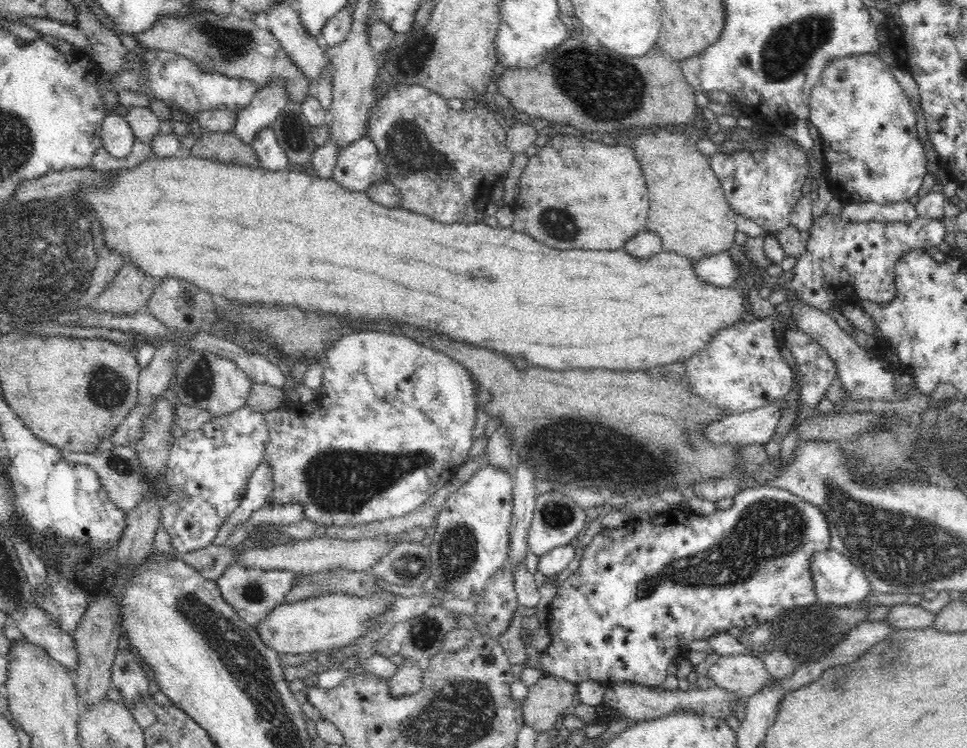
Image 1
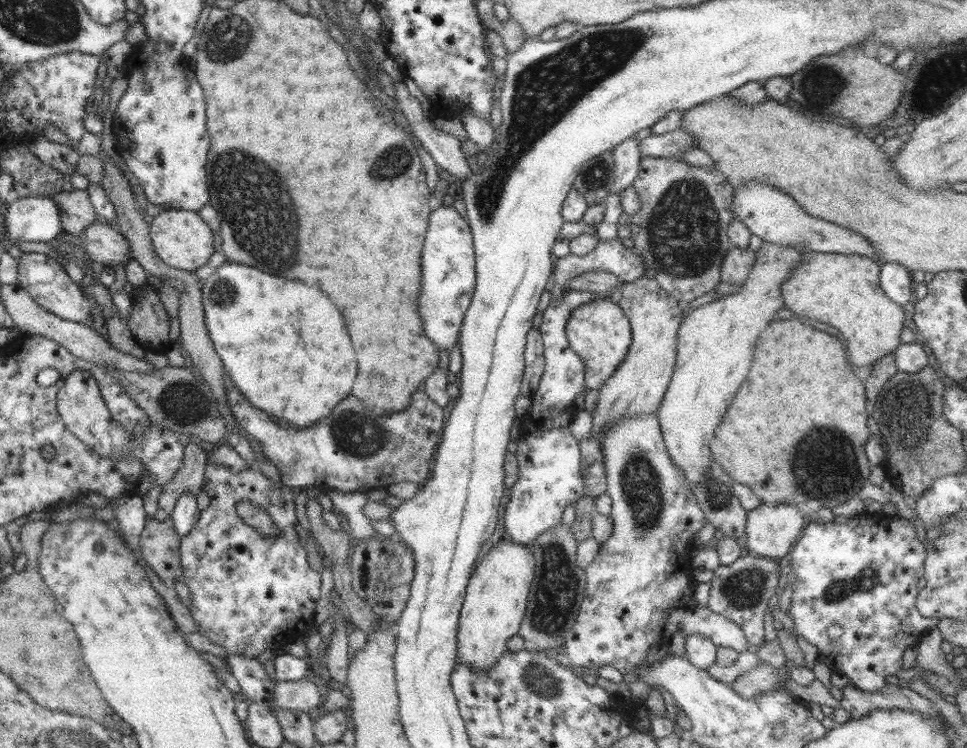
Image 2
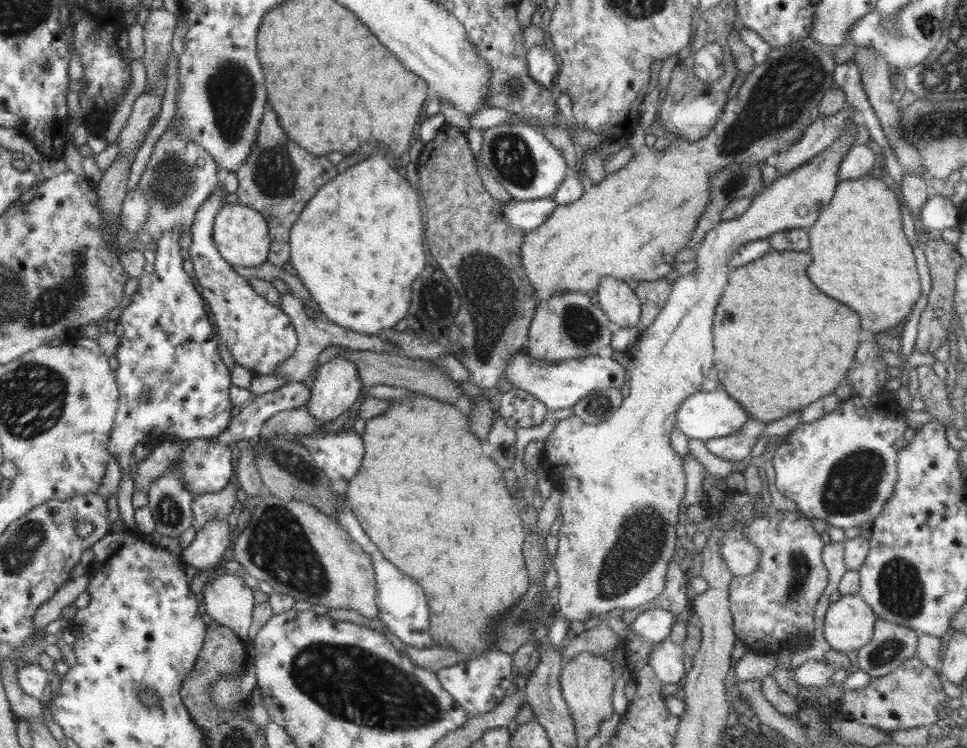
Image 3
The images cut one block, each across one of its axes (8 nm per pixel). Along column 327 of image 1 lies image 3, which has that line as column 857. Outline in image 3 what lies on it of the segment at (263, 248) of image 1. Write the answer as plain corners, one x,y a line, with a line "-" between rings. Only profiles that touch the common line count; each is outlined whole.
871,174
853,180
840,181
836,185
834,196
831,198
830,204
822,209
820,216
816,219
816,222
807,228
809,235
809,250
810,256
812,256
812,263
808,265
807,275
810,276
810,280
824,292
828,294
830,298
850,306
854,312
858,312
860,316
861,328
864,330
871,330
873,333
882,332
900,324
903,318
908,318
910,310
914,308
916,301
920,298
920,278
918,278
918,272
916,272
916,258
914,258
914,250
912,246
908,244
906,240
906,234
902,232
902,218
900,216
901,197
899,196
896,188
890,181
879,179
878,177
872,176

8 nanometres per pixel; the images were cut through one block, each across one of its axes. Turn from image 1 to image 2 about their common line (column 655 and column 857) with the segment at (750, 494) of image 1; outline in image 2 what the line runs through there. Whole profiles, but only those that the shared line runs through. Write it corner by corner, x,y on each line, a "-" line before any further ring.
864,512
845,524
837,524
835,521
810,523
806,528
803,528
803,532
798,540
796,540
791,552
790,558
792,558
792,562
790,566
792,566
791,570
794,575
796,575
796,580
794,580
792,586
792,602
790,602
790,610
788,610
787,615
794,623
796,635
802,636
801,638
806,643
816,648
816,651
819,653
819,659
822,663
825,663
830,670
844,674
844,676
846,676
848,680
852,680
853,684
860,688
860,690
878,693
891,690
886,683
886,678
898,674
898,672
905,667
902,666
904,662
904,652
921,642
926,637
926,632
930,629
937,628
937,623
939,622
938,619
921,616
915,606
917,596
919,595
916,585
924,575
926,550
922,542
916,537
913,522
900,516
891,517
878,512
872,515
871,513

